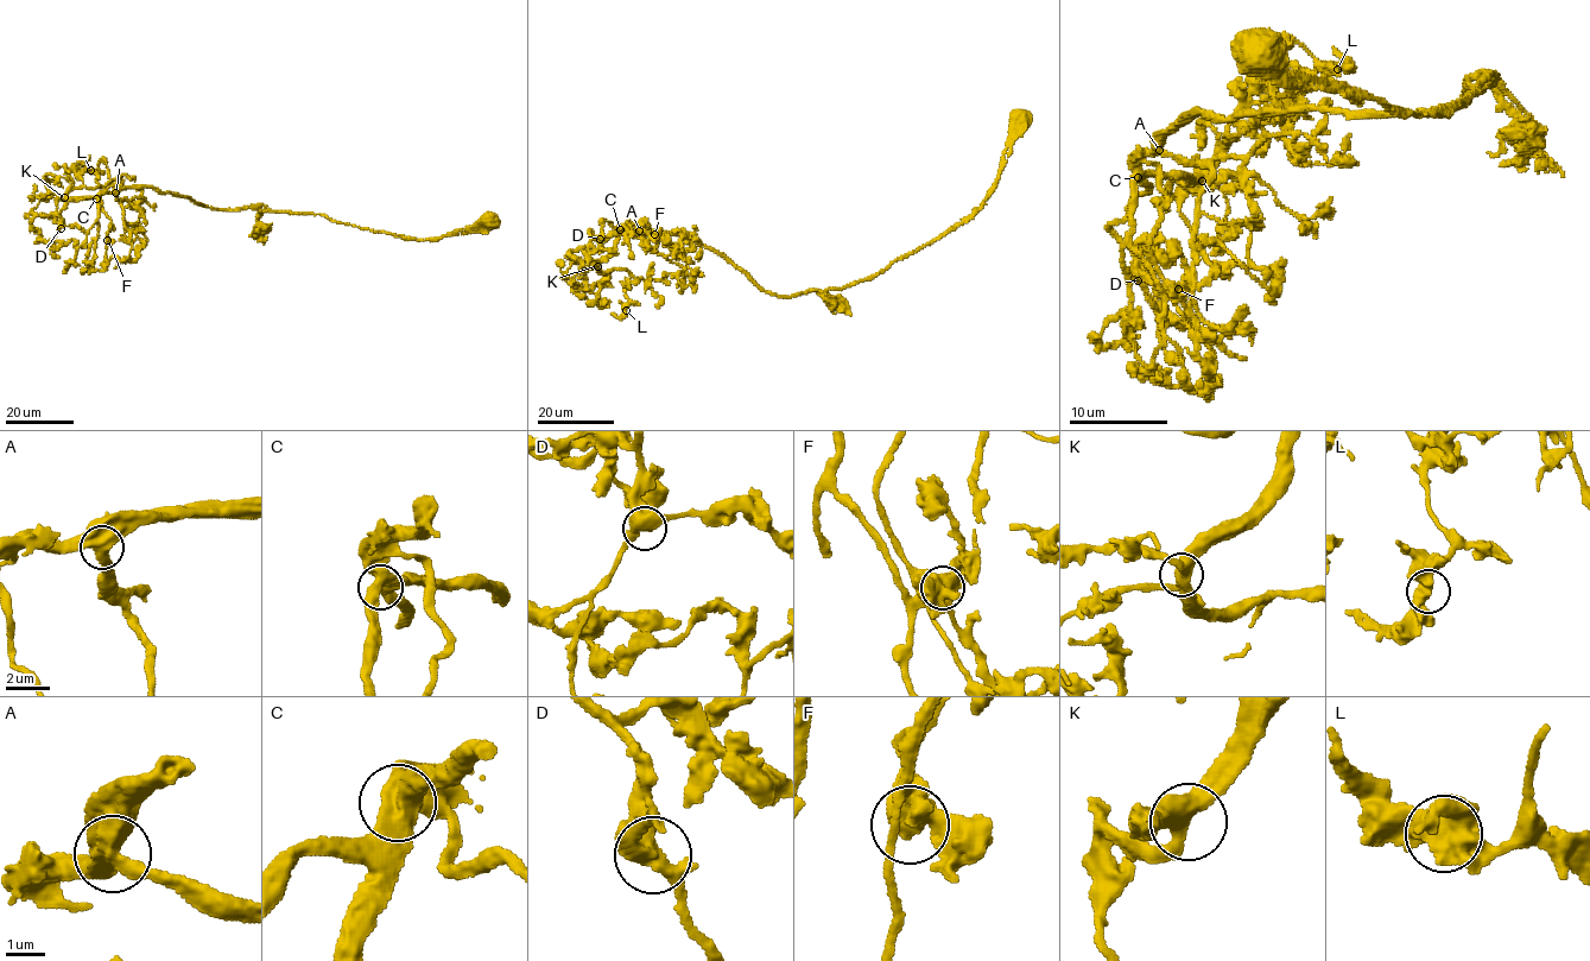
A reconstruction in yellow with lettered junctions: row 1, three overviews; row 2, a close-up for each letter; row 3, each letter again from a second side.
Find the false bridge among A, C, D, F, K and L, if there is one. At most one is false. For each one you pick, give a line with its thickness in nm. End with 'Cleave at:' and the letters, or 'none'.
Cleave at: none

